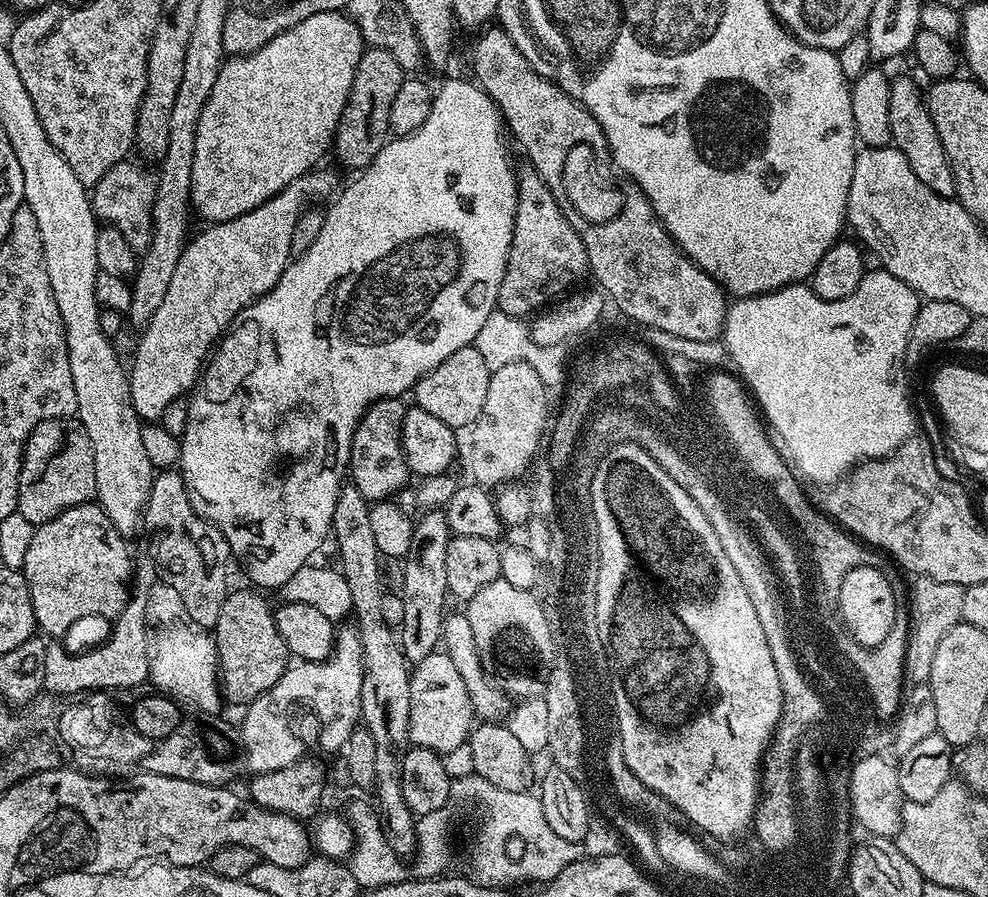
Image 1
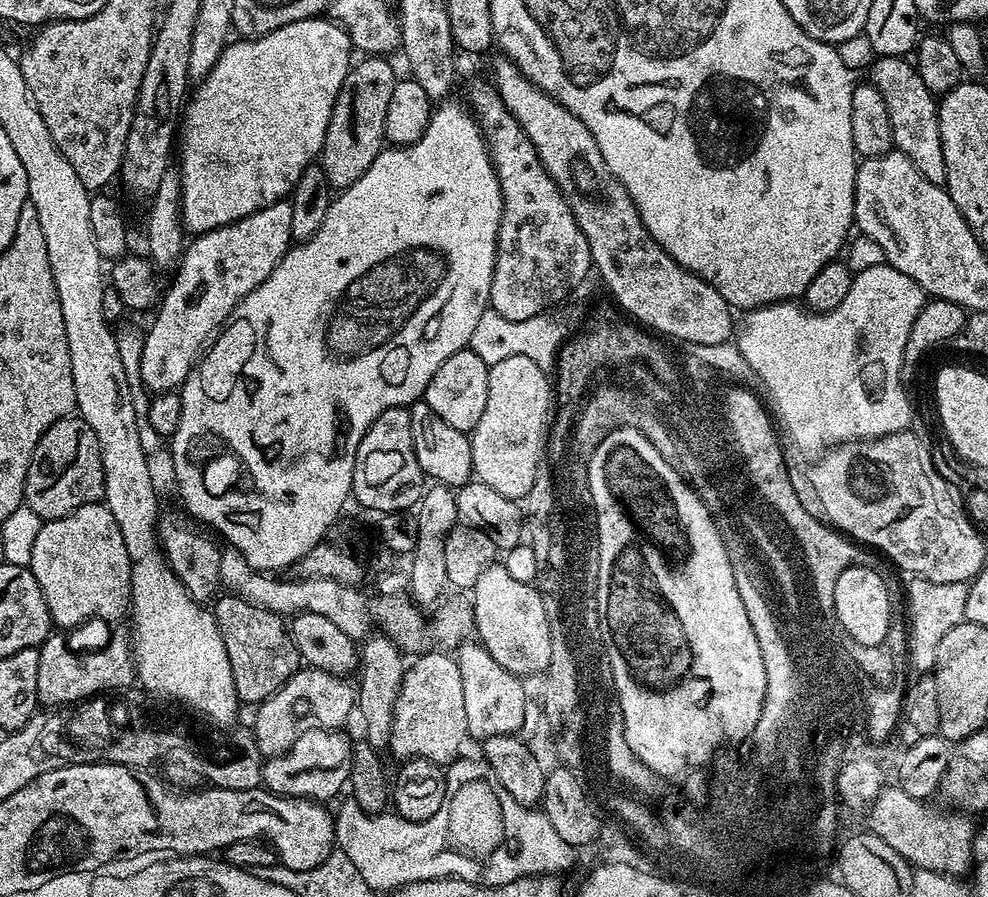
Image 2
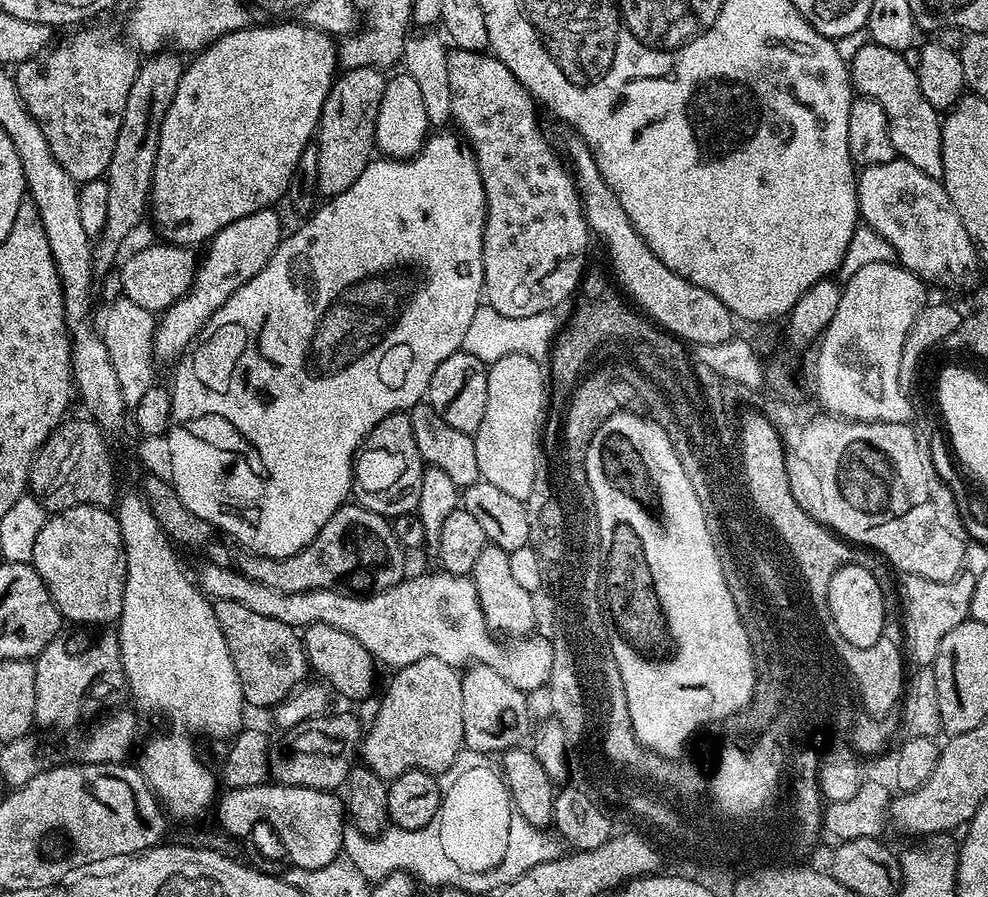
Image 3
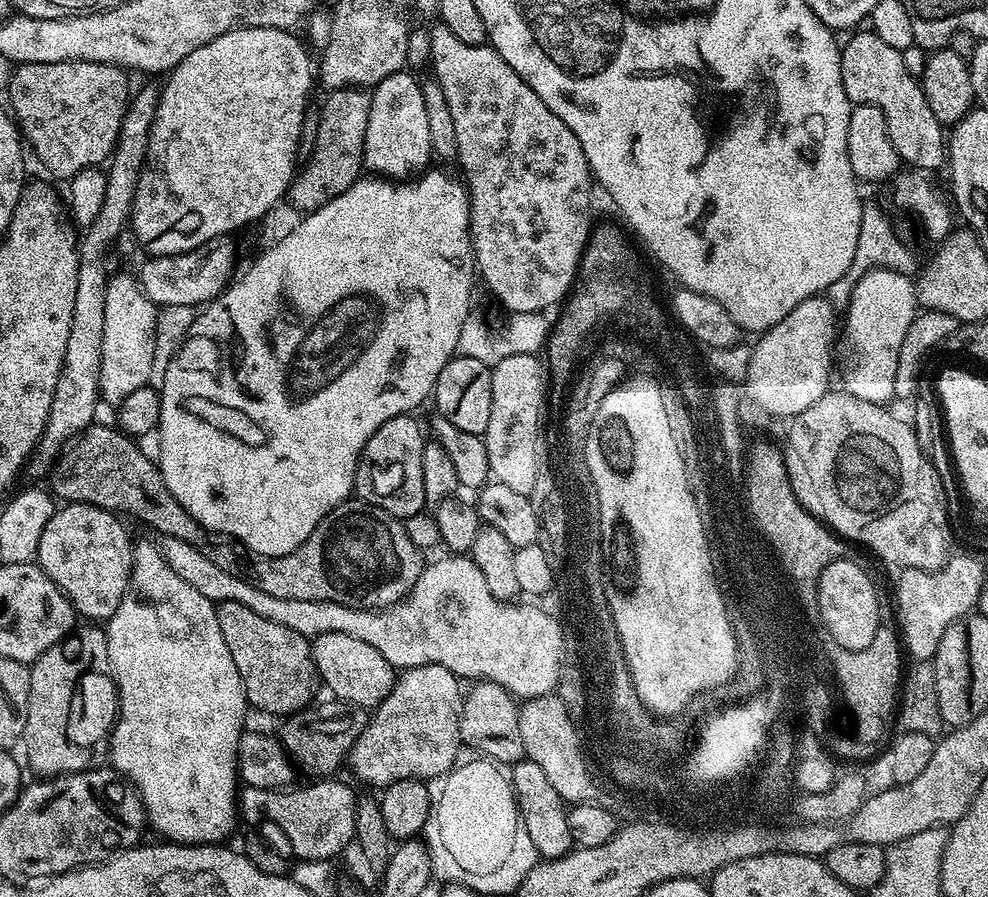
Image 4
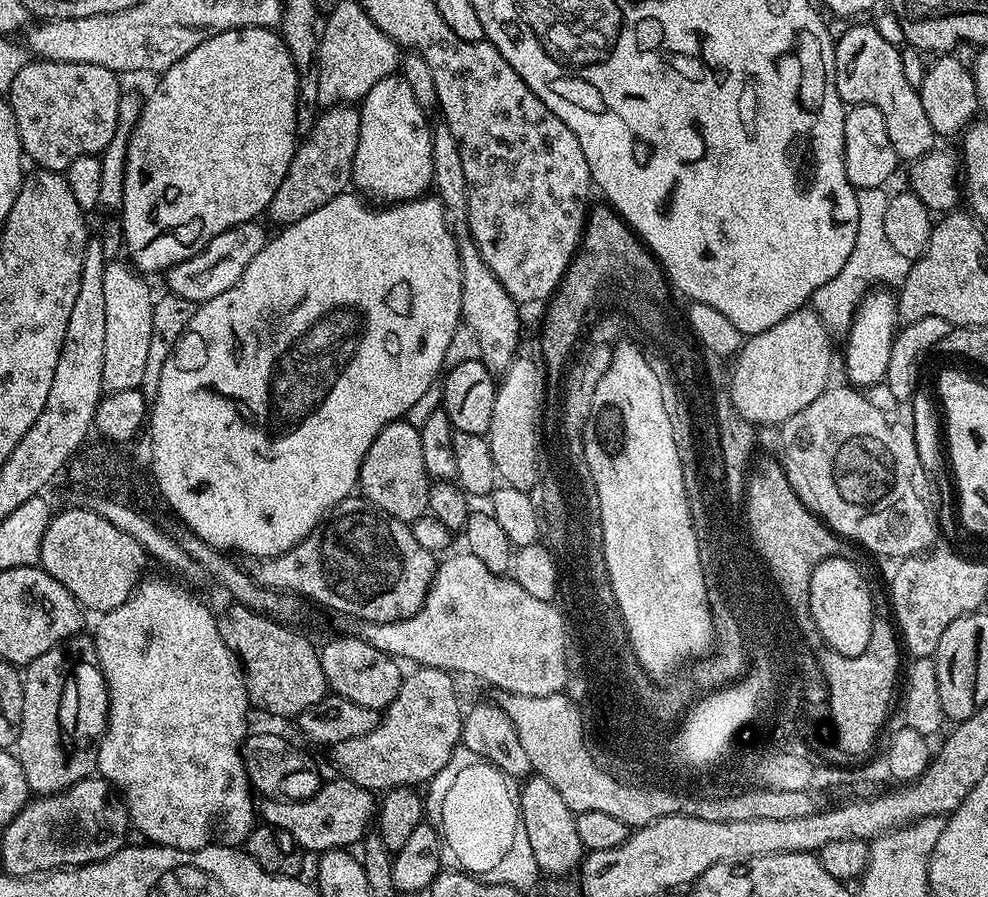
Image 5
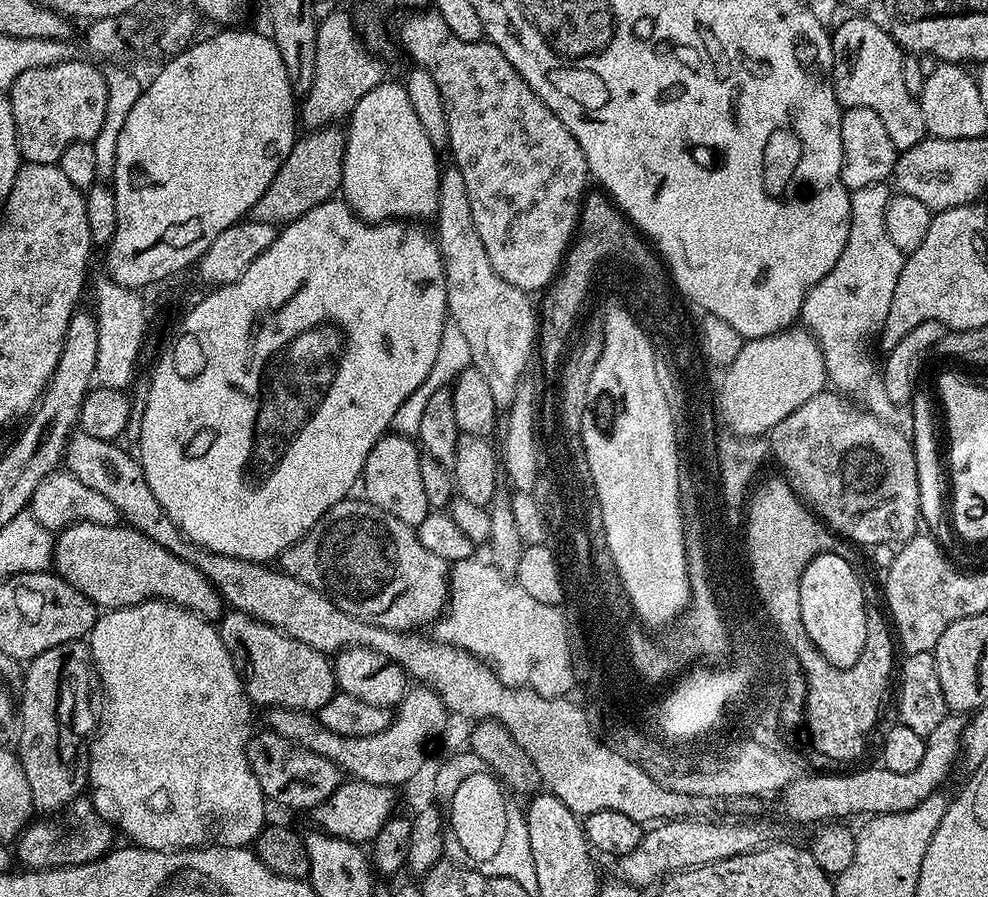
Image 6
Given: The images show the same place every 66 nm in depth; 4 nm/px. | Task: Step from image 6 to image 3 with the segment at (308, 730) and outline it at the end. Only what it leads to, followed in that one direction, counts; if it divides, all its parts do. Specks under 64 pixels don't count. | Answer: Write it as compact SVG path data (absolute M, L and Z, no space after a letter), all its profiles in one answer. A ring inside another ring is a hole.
M418 658L410 666L395 669L393 676L372 725L363 733L359 759L387 782L415 768L433 774L445 772L464 748L461 673L442 658Z

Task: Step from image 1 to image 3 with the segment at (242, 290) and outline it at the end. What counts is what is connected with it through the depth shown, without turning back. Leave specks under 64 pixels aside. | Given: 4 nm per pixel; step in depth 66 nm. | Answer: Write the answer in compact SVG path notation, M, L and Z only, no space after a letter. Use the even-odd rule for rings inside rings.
M270 207L246 214L246 218L230 222L230 226L218 230L207 241L208 253L199 261L192 289L159 317L153 334L153 354L157 361L172 362L189 351L190 345L205 331L206 325L226 302L226 298L230 298L238 286L250 282L250 278L254 278L254 274L258 274L258 270L270 262L282 239L280 216L276 211L275 207Z

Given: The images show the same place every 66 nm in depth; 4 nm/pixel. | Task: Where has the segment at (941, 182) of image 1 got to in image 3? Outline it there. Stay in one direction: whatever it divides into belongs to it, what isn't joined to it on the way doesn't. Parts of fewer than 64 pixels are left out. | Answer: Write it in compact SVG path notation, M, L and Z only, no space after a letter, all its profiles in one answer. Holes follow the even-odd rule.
M865 42L850 61L850 83L860 96L868 96L886 110L886 122L890 122L890 142L894 142L897 157L918 166L922 174L943 181L942 116L934 106L930 106L930 102L926 102L922 86L918 86L916 70L906 66L903 52Z

